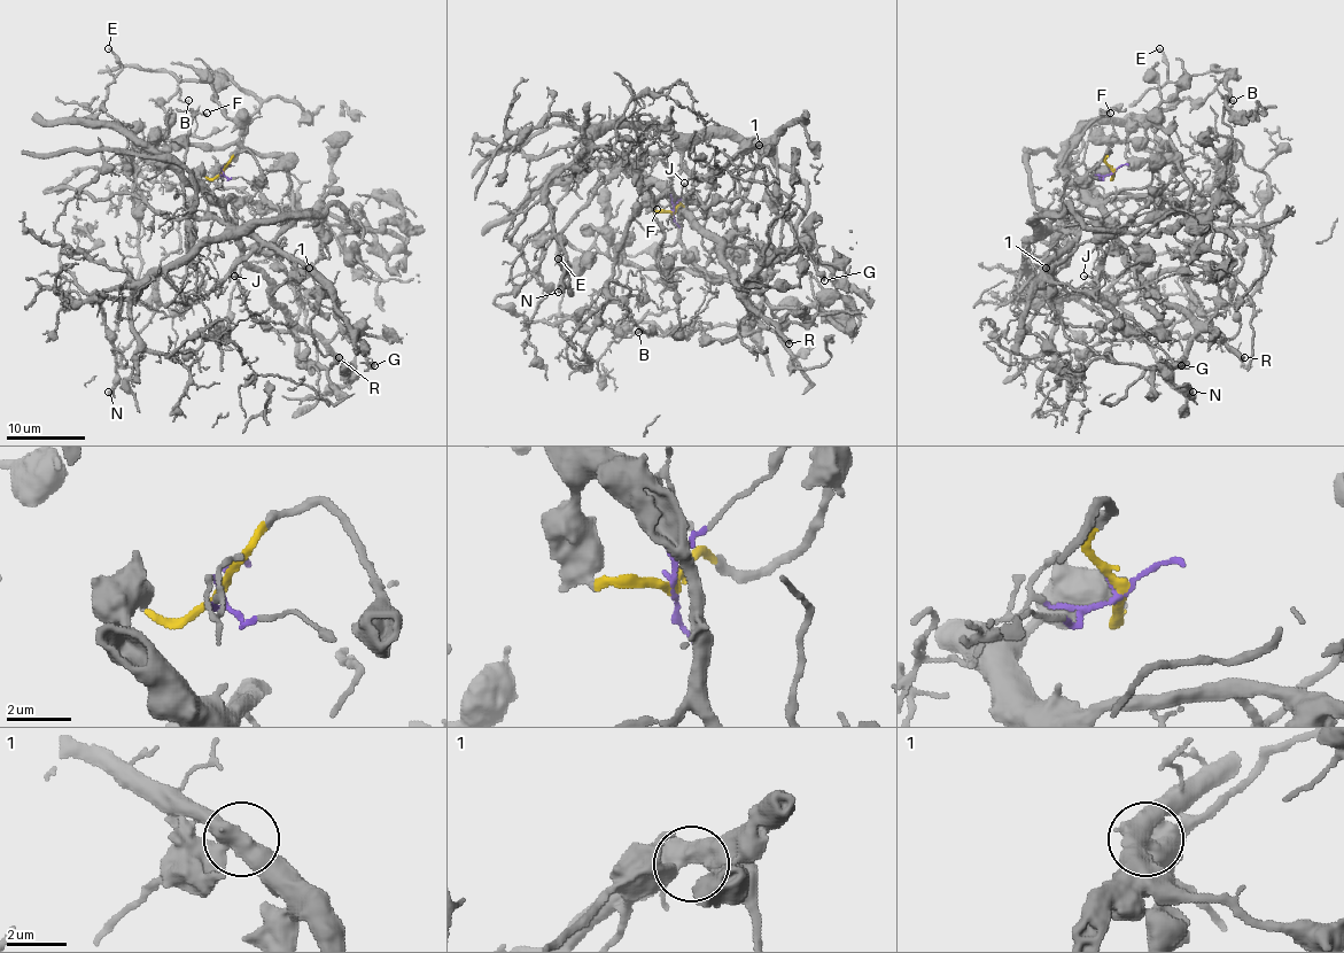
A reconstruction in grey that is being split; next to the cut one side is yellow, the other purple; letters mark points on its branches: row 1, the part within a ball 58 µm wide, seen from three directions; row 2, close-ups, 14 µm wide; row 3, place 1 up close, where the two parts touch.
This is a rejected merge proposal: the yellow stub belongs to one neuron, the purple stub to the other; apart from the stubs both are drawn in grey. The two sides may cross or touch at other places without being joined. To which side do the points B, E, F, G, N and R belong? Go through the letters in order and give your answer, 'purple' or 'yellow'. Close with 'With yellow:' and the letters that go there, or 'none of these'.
B: yellow
E: yellow
F: yellow
G: purple
N: purple
R: yellow
With yellow: B, E, F, R

